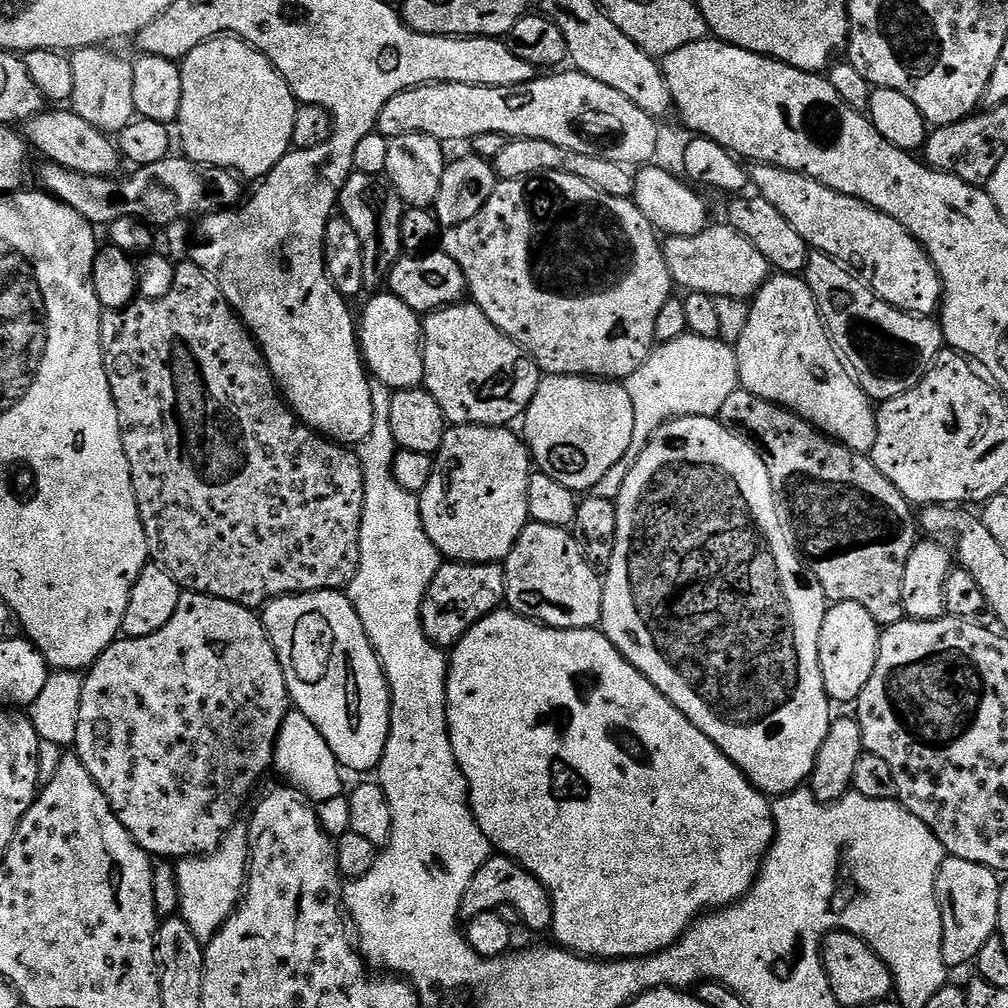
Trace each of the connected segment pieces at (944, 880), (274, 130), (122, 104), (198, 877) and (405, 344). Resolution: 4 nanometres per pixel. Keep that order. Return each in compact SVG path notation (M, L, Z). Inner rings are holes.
M945 855L944 861L936 875L936 901L942 918L942 958L950 970L956 970L963 964L971 965L978 950L991 938L997 935L1000 923L1000 885L1001 877L991 868L978 862L966 862L966 858Z
M227 34L206 40L184 57L180 64L180 77L182 100L178 125L180 144L187 159L210 168L225 169L240 178L249 176L259 181L289 155L298 101L275 66L257 48L251 48L244 40Z
M103 47L83 48L71 53L74 90L71 111L82 117L92 128L105 134L119 134L136 116L132 64L110 56Z
M209 854L184 858L177 863L180 865L177 866L176 872L174 868L175 882L182 882L178 894L186 894L186 896L178 896L179 915L196 939L201 942L211 940L214 933L219 930L221 923L228 919L246 883L245 861L243 859L227 860L226 857L219 856Z
M391 294L376 296L358 312L358 352L362 364L373 377L377 376L391 390L415 388L424 379L424 361L412 345L408 332L417 331L418 316L406 302ZM416 320L416 324L415 324Z

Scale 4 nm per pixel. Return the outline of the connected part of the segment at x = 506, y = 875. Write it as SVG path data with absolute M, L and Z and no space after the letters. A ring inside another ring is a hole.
M503 854L493 855L481 868L473 871L470 886L466 886L466 894L460 903L460 916L471 918L483 912L490 912L500 906L496 904L505 904L506 907L513 908L518 915L528 916L524 924L532 932L547 933L552 927L552 902L547 891L542 890L539 880L533 879L516 861Z

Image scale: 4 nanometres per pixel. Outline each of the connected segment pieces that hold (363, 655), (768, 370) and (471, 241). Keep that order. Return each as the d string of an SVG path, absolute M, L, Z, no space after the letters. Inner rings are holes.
M340 590L301 592L269 599L262 611L264 631L276 652L280 669L284 671L288 698L295 711L302 713L318 730L318 734L322 734L341 769L368 772L372 768L373 771L384 757L384 747L388 741L390 697L380 660L366 638L351 600Z
M772 274L756 289L755 296L750 300L746 330L742 330L742 338L738 338L734 351L740 375L739 387L745 388L752 396L788 409L816 431L824 433L837 444L844 444L852 452L871 453L876 437L877 409L868 395L856 385L852 373L844 367L828 337L828 331L824 329L812 291L799 275Z
M542 172L539 176L529 176L527 180L500 180L490 194L486 206L482 206L482 210L478 210L474 218L443 233L442 251L460 267L471 303L477 304L494 327L503 336L512 339L541 373L550 376L586 376L597 380L623 382L630 374L634 374L634 370L638 370L638 366L646 362L649 352L654 347L654 322L658 318L658 310L674 292L672 275L664 265L661 241L656 239L658 236L652 223L636 209L631 199L610 198L594 186L582 182L582 178L574 178L574 174Z

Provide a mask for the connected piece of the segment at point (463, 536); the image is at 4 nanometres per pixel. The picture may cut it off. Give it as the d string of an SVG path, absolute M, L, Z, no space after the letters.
M457 424L449 427L444 433L440 449L434 453L432 462L432 473L426 482L424 491L419 493L418 507L420 509L420 524L424 527L424 533L427 534L429 542L436 547L441 557L447 558L452 562L461 564L495 564L503 562L510 554L514 542L520 536L524 525L529 523L528 515L528 489L527 478L530 474L530 453L528 445L519 435L512 433L513 429L508 426L485 426L482 424Z

